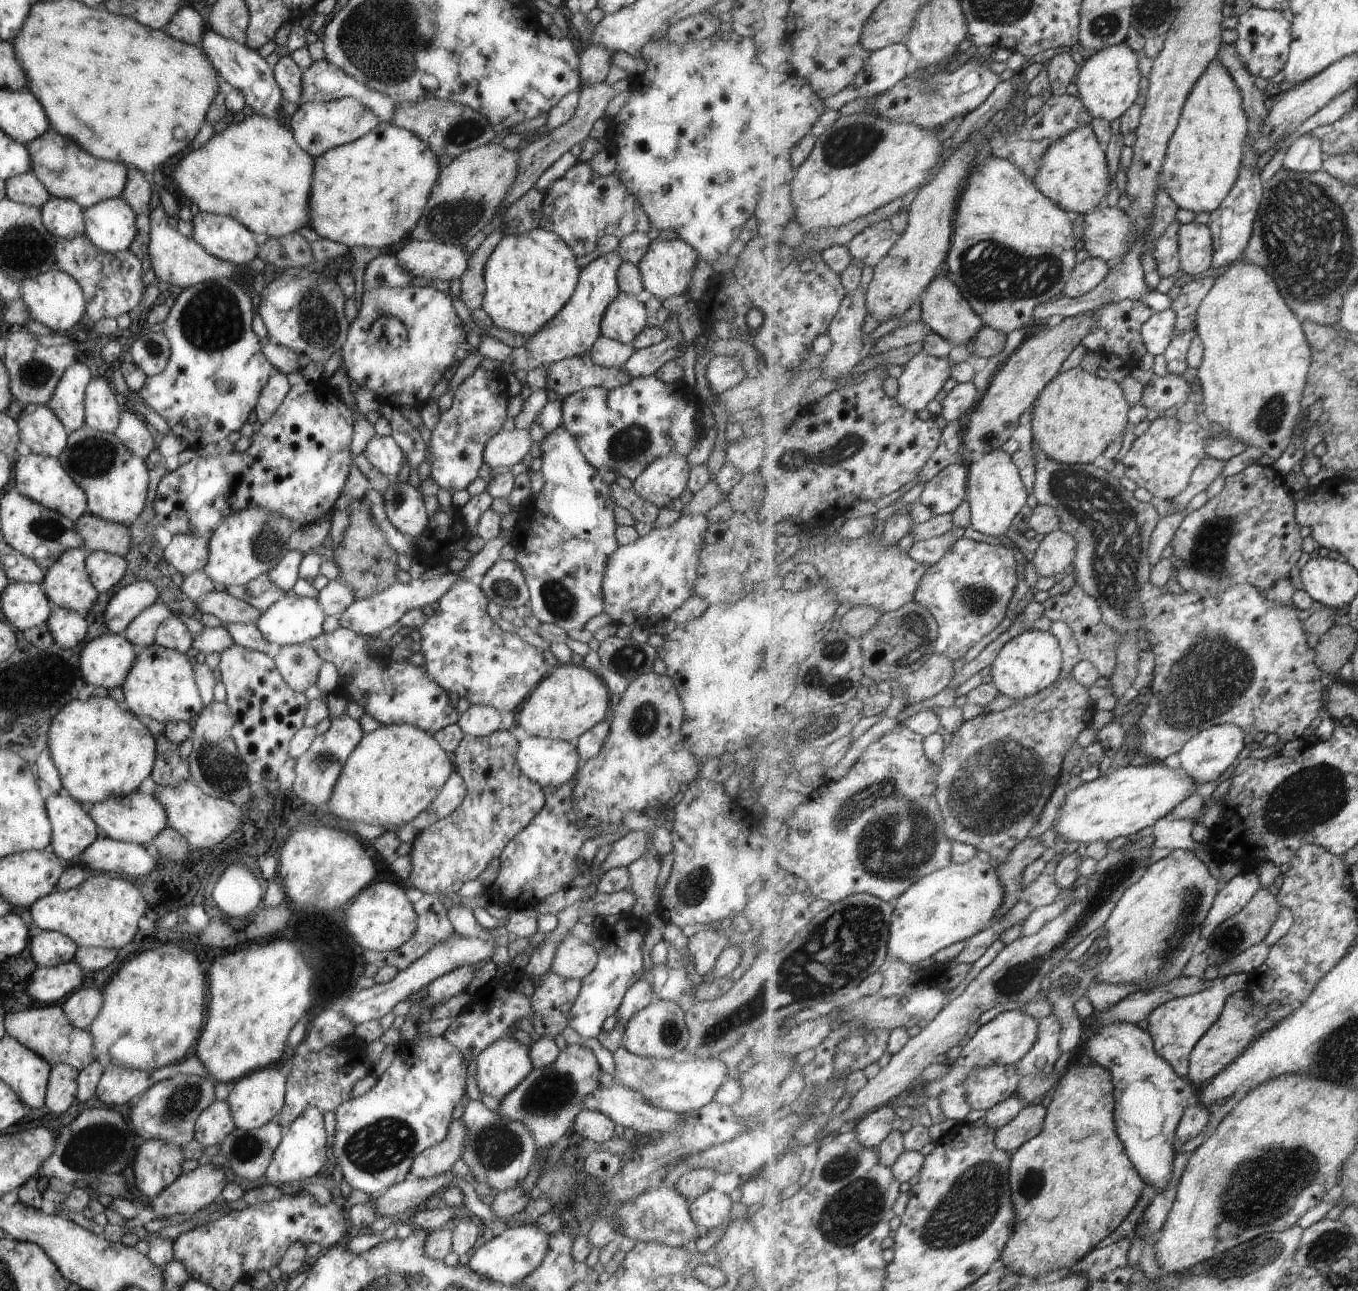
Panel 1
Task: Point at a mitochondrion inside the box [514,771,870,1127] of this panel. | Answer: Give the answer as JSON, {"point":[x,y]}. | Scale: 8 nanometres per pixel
{"point":[553,1093]}

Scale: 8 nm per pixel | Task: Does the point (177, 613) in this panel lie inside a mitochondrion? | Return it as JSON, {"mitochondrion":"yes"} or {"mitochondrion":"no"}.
{"mitochondrion":"no"}

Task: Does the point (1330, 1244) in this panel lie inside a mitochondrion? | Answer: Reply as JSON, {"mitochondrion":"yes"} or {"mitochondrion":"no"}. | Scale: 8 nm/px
{"mitochondrion":"yes"}

